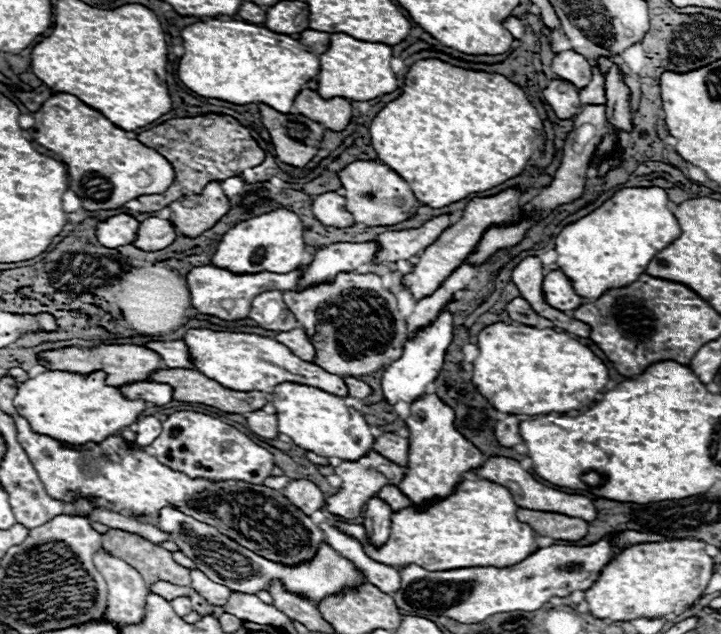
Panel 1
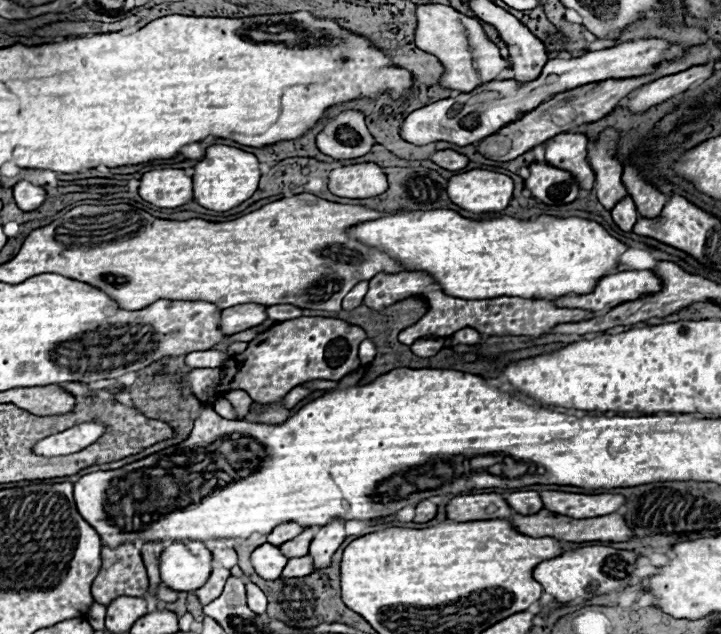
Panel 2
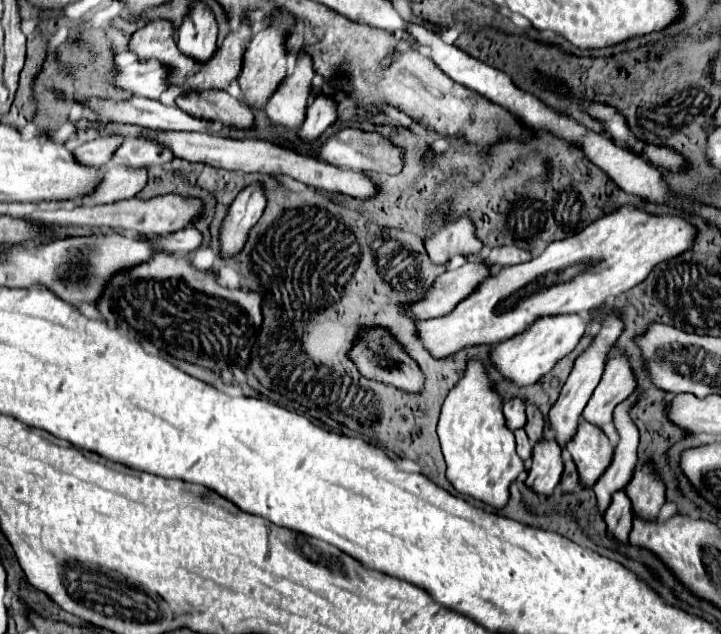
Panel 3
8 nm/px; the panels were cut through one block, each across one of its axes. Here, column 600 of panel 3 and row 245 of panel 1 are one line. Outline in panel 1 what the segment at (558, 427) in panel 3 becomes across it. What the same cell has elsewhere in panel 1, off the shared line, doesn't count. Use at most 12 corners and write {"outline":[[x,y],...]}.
{"outline":[[374,242],[318,248],[294,290],[332,282],[374,260]]}

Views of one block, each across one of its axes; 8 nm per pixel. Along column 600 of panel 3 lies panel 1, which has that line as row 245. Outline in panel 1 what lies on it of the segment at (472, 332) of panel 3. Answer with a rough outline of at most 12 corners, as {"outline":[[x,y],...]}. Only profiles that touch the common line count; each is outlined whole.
{"outline":[[274,210],[226,232],[212,264],[292,272],[308,260],[302,220]]}

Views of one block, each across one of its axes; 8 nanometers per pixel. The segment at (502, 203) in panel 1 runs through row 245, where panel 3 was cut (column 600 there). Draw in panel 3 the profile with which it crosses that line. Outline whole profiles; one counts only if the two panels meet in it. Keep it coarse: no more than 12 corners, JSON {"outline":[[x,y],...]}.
{"outline":[[580,422],[566,448],[586,488],[614,456],[604,432]]}

